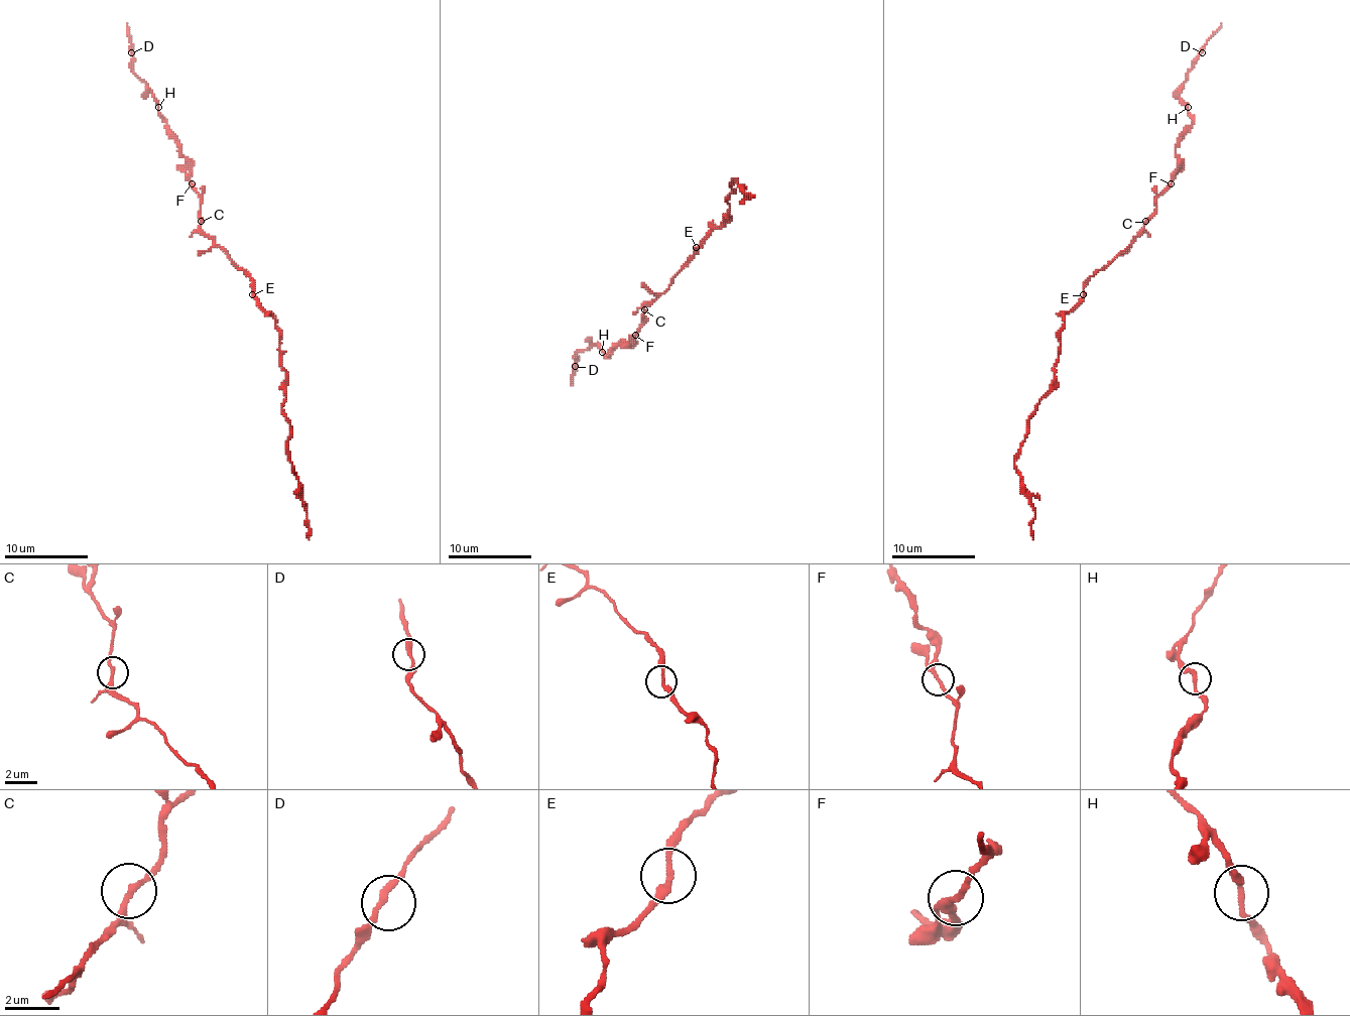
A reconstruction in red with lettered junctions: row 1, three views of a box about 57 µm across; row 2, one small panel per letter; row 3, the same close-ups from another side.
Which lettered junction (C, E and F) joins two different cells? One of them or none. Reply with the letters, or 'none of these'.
none of these

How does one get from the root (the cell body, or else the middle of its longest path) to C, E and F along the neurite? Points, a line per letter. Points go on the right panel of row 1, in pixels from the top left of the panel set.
C: (1102, 268), (1129, 247), (1145, 222)
E: (1102, 268), (1090, 278), (1083, 294)
F: (1102, 268), (1129, 247), (1154, 214), (1156, 199), (1171, 184)

